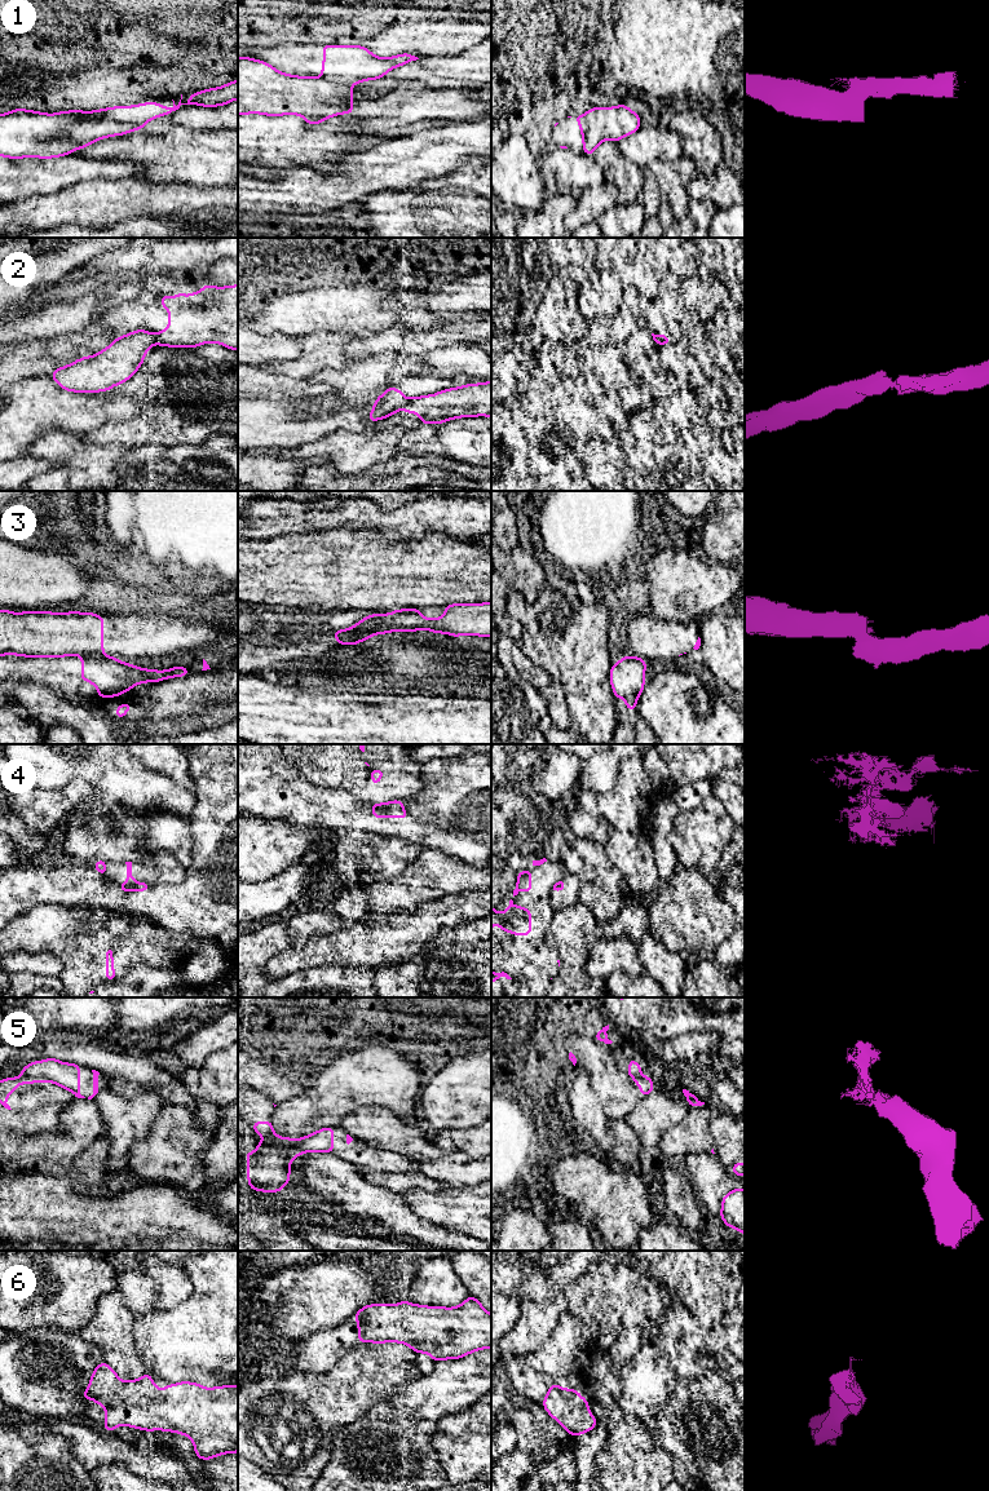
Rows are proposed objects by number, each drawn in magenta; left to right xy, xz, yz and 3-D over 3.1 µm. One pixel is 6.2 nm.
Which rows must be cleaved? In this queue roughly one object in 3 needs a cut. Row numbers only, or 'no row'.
1, 2, 3, 4, 5

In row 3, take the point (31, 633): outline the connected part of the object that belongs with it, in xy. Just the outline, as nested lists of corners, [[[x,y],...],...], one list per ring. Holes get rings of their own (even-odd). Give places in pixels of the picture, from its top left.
[[[0,610],[0,656],[103,656],[103,616]]]

